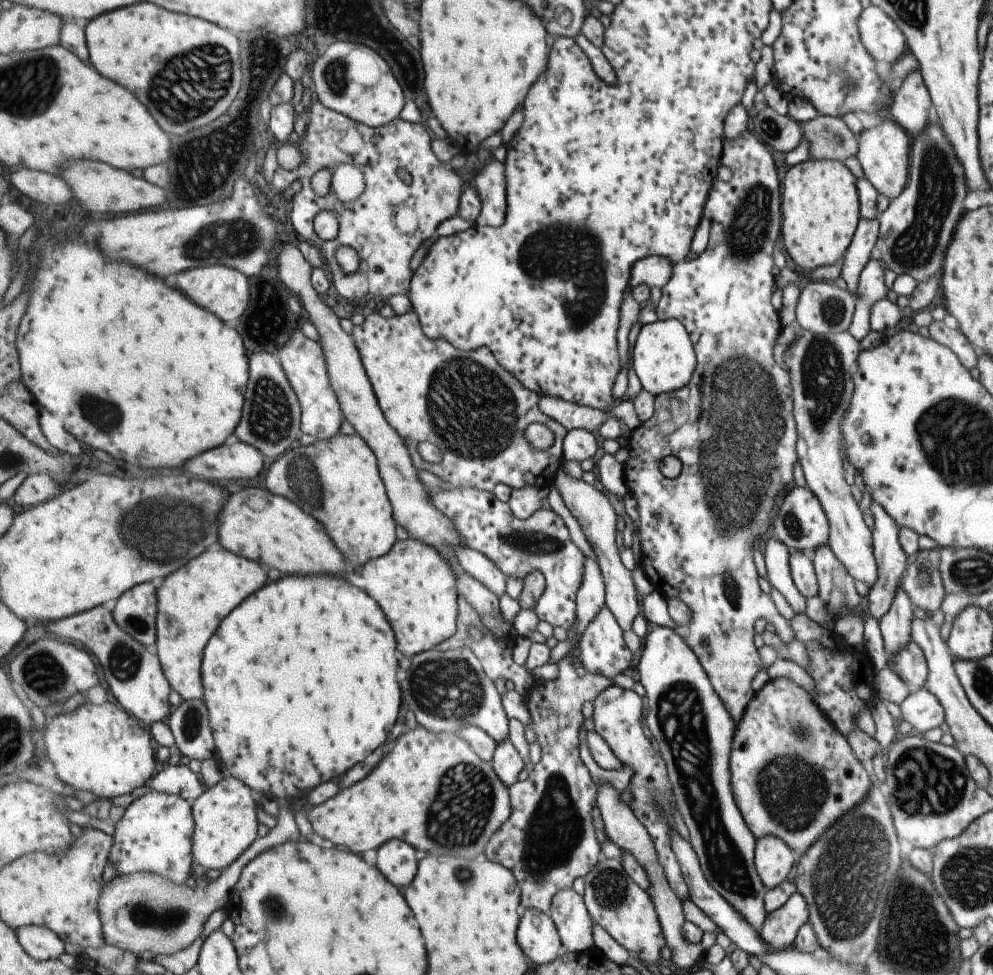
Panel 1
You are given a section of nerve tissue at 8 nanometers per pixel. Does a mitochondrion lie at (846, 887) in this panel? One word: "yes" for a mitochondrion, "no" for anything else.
yes

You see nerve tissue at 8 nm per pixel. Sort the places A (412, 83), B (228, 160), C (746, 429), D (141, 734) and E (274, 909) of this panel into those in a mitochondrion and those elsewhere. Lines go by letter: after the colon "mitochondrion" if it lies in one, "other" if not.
A: other
B: mitochondrion
C: mitochondrion
D: other
E: mitochondrion

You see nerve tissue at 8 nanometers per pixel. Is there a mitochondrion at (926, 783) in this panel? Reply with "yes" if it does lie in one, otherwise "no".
yes

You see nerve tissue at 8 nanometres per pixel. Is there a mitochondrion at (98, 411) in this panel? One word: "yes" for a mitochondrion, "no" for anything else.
yes

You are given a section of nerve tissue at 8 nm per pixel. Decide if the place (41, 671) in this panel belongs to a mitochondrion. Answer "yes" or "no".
yes

